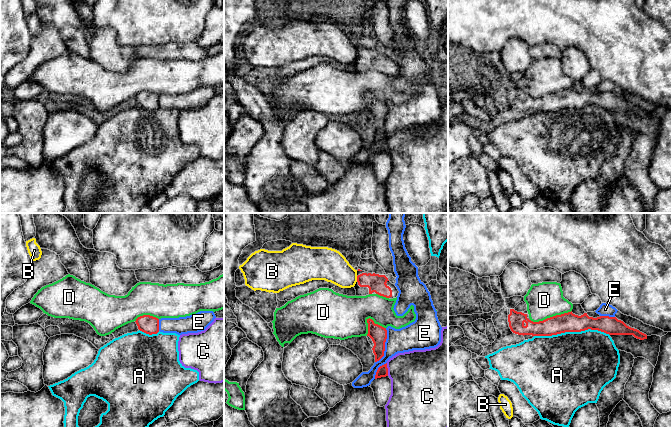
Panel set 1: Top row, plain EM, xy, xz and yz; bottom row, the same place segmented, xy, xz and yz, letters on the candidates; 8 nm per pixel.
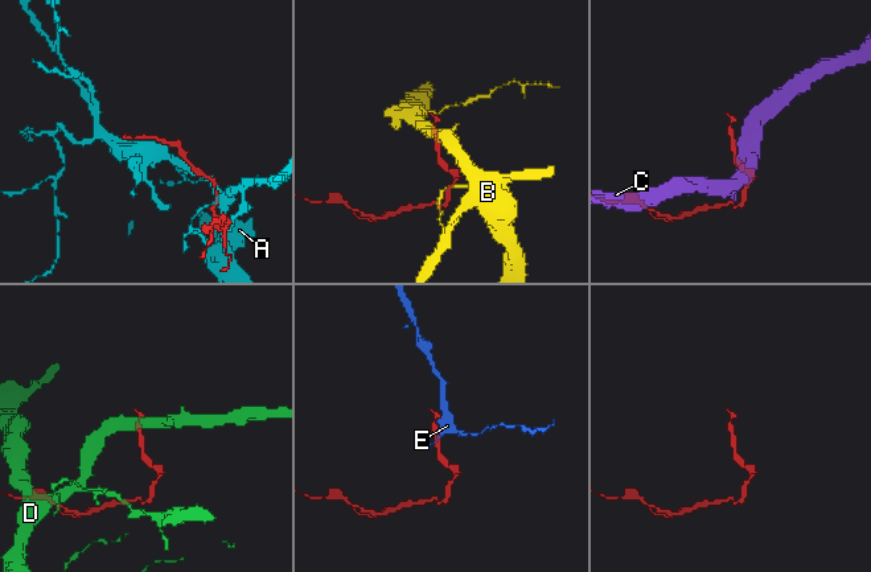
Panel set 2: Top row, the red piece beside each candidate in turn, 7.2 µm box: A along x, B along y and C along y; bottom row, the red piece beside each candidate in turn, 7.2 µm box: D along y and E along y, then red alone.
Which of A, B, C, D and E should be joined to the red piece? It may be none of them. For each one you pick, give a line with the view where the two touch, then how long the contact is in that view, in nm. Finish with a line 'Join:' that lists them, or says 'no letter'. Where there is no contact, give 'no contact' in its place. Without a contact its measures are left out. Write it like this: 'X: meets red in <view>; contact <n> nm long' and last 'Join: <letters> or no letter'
Join: no letter

